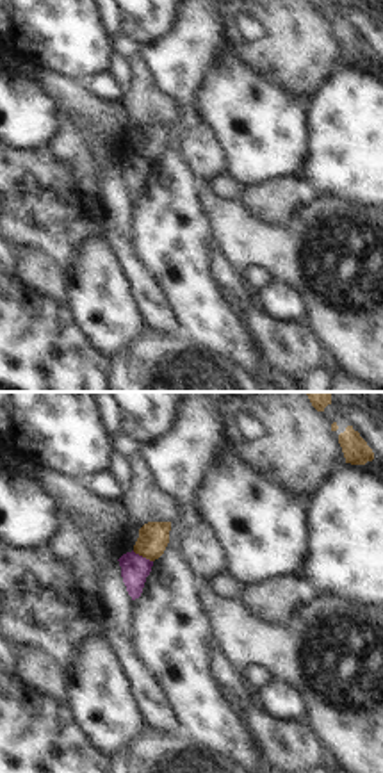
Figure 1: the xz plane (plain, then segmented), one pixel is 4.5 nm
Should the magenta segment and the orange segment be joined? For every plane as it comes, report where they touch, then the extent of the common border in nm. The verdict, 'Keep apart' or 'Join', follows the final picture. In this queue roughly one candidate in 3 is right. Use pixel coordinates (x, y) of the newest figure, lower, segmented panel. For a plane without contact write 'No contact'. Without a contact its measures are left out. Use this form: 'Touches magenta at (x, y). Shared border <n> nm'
Touches magenta at (141, 556). Shared border 110 nm

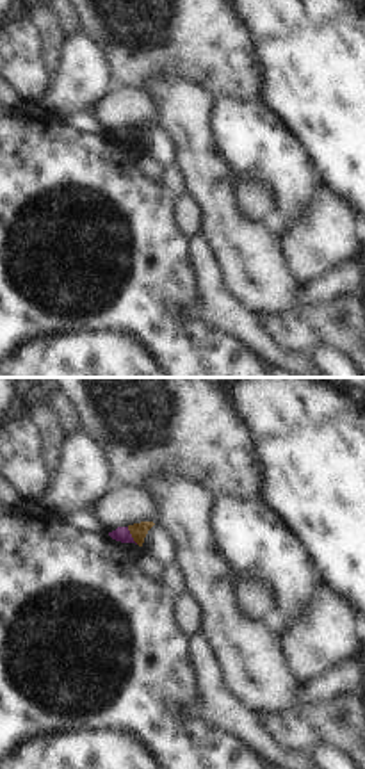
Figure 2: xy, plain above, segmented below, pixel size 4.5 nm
Touches magenta at (130, 536). Shared border 90 nm

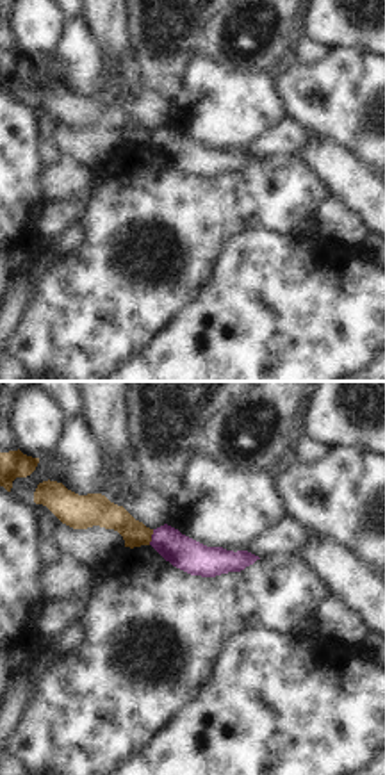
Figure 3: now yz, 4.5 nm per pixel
Touches magenta at (152, 537). Shared border 80 nm

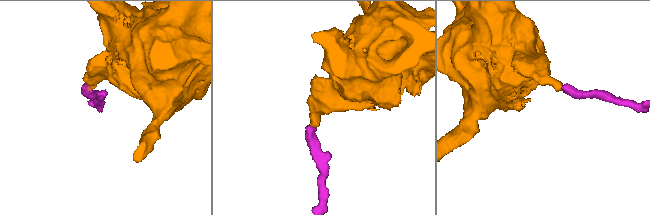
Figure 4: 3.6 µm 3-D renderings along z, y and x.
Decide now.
Keep apart

